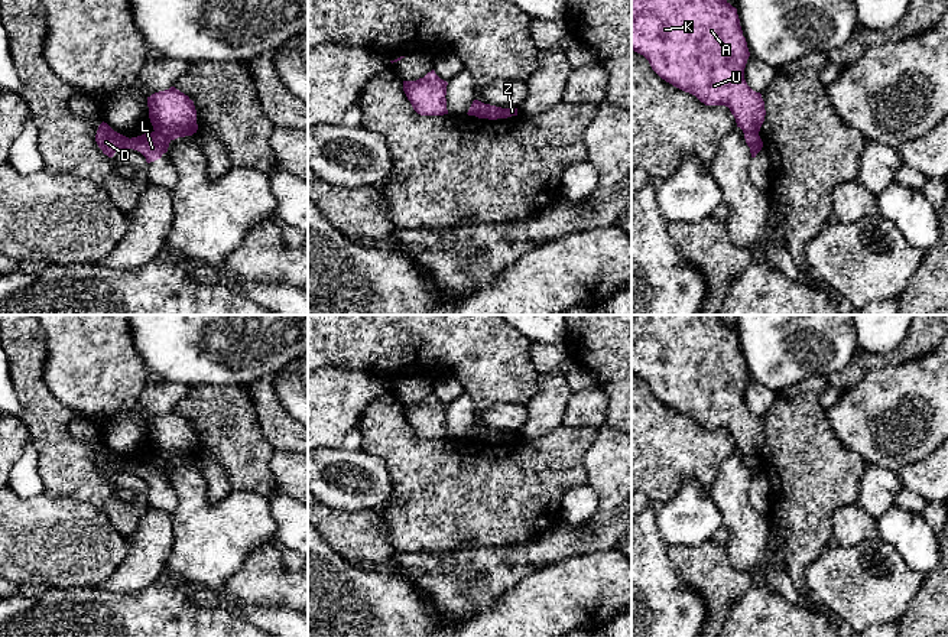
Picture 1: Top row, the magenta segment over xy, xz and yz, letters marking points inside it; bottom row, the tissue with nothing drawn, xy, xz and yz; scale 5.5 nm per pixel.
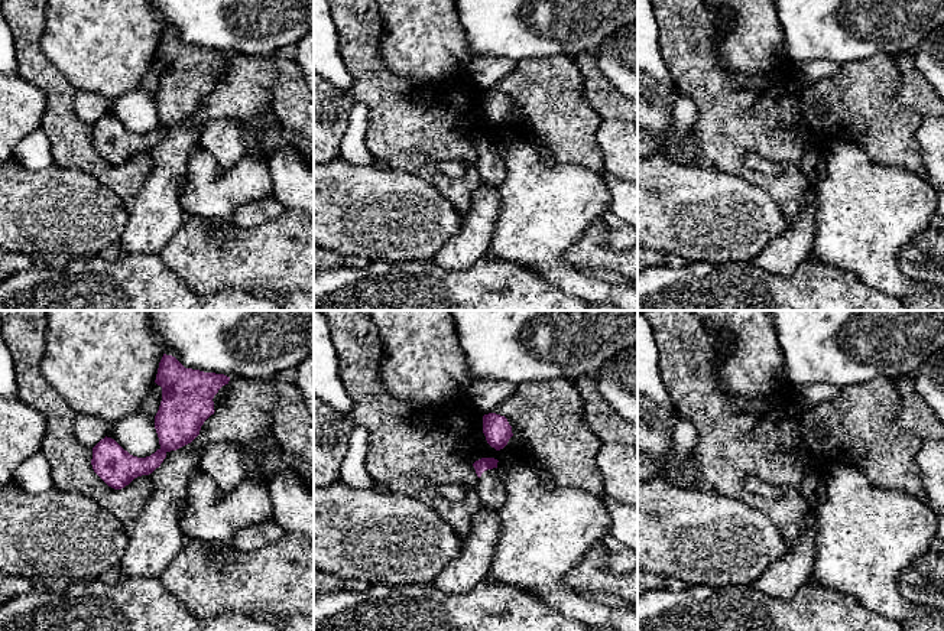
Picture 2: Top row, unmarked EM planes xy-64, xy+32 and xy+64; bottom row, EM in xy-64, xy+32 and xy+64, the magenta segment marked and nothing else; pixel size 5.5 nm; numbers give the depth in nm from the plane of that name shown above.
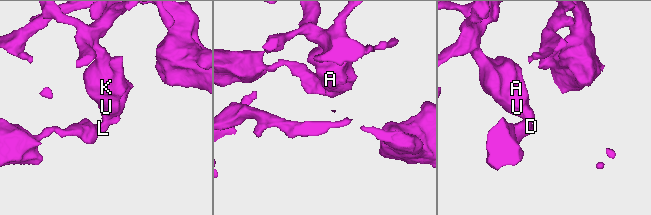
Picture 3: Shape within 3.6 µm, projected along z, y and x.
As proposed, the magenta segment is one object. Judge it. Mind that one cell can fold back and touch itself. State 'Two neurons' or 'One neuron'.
Two neurons

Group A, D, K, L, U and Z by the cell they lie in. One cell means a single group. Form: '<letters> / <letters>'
A K U Z / D L

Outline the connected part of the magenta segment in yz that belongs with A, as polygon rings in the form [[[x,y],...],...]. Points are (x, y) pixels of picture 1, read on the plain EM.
[[[632,315],[632,373],[643,378],[649,384],[652,393],[673,410],[695,419],[705,429],[728,430],[736,442],[737,451],[740,451],[743,456],[753,458],[760,455],[766,433],[762,417],[753,415],[744,403],[744,391],[750,380],[747,365],[743,360],[737,332],[733,331],[718,315]]]

